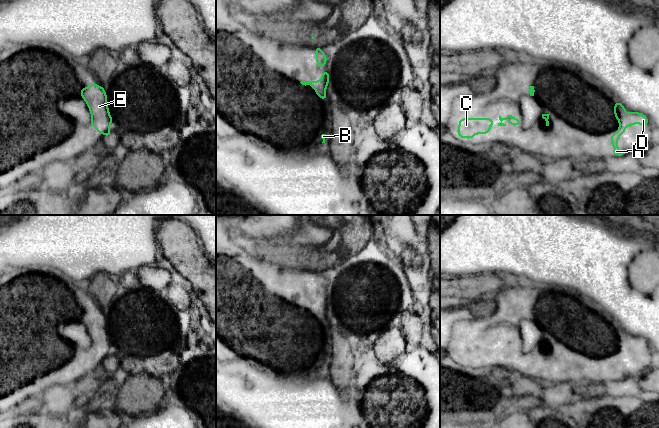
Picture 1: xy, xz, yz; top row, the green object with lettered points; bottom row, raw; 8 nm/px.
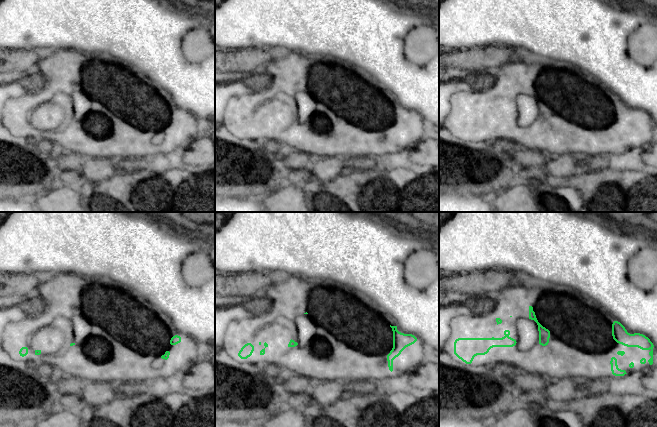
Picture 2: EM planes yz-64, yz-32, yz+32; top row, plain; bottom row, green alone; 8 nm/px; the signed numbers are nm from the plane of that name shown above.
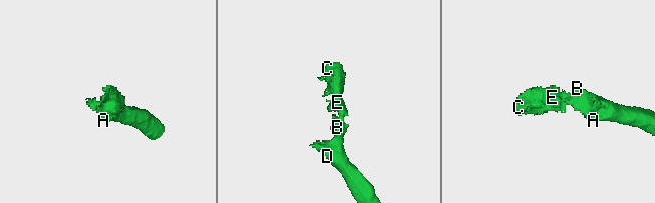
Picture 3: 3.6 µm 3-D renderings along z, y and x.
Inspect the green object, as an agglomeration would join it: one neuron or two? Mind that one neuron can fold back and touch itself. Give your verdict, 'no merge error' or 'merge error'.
no merge error

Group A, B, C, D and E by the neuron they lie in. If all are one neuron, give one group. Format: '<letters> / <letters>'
A B C D E

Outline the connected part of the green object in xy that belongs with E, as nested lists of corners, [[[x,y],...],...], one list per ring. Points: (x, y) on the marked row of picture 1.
[[[93,82],[85,89],[81,87],[79,92],[91,113],[91,122],[88,125],[95,126],[97,134],[102,133],[110,138],[111,130],[109,125],[113,124],[113,120],[109,113],[107,92],[104,90],[103,85],[97,86]]]

